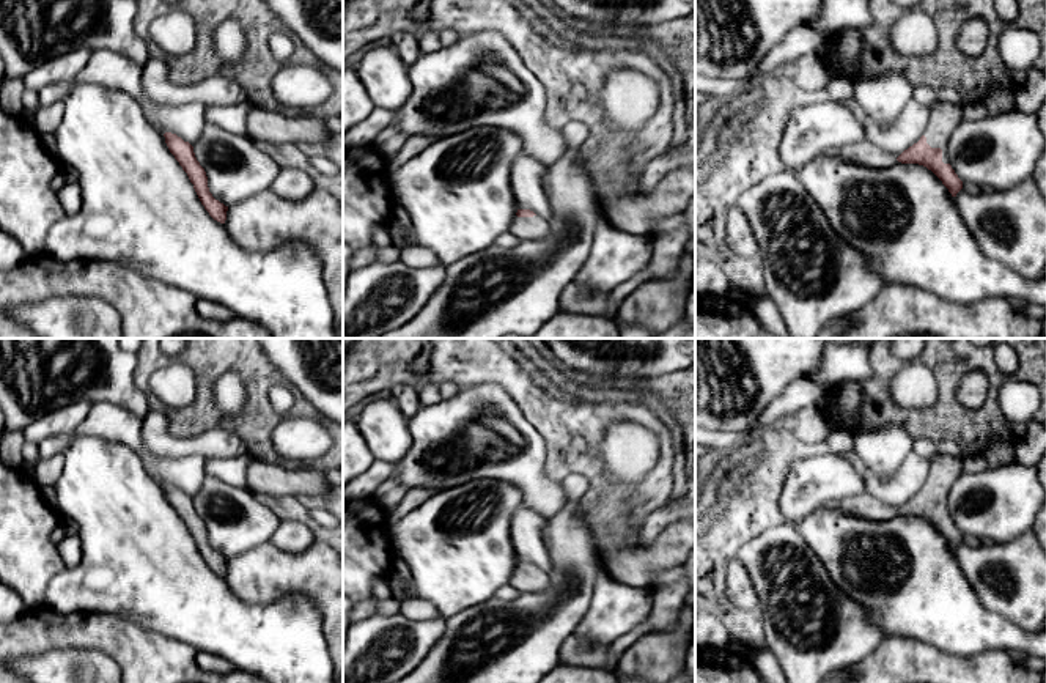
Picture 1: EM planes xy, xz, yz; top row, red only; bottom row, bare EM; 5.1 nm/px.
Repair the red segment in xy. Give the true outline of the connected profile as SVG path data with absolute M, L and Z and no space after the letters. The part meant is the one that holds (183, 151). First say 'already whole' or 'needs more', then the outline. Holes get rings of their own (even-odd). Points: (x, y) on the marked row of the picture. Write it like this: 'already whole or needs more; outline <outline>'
already whole; outline M165 132L164 137L170 153L175 156L193 184L193 189L204 209L214 220L225 223L228 206L215 200L209 192L206 172L197 161L193 146L171 132Z

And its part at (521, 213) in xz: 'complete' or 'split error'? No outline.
split error

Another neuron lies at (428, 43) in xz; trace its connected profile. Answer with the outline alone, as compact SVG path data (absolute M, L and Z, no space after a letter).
M425 33L418 36L418 47L422 54L433 54L442 47L437 33Z

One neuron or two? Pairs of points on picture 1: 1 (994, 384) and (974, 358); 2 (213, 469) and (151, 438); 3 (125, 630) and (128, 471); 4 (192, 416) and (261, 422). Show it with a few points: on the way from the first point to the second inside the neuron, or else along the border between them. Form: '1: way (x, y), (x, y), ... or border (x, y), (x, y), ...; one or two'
1: way (994, 376), (982, 362); one
2: border (244, 452), (235, 457), (208, 458); two
3: border (88, 611), (131, 617), (158, 635); two
4: way (209, 417), (222, 422), (244, 422); one

